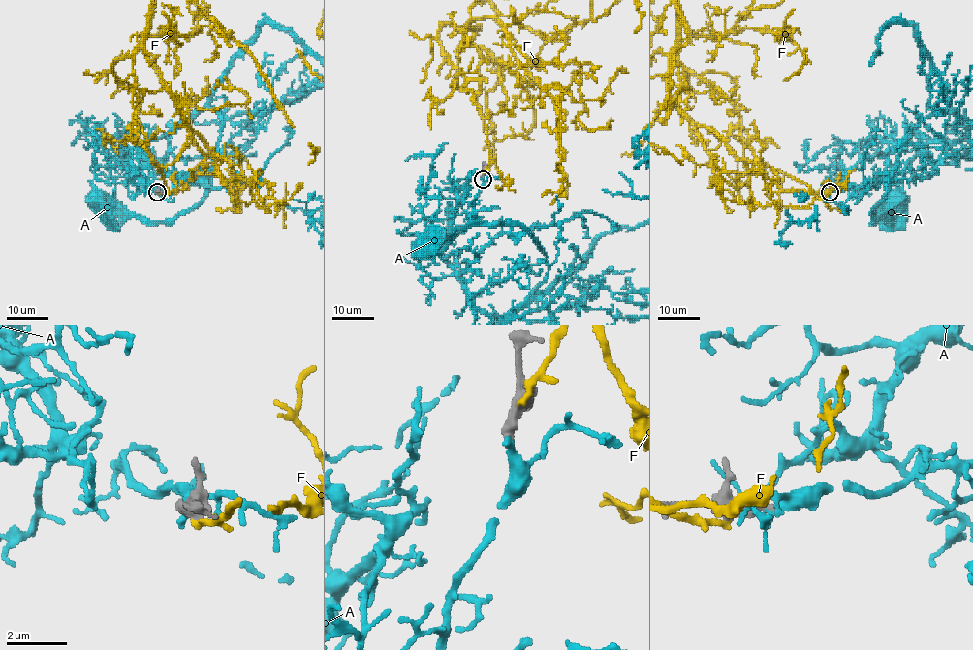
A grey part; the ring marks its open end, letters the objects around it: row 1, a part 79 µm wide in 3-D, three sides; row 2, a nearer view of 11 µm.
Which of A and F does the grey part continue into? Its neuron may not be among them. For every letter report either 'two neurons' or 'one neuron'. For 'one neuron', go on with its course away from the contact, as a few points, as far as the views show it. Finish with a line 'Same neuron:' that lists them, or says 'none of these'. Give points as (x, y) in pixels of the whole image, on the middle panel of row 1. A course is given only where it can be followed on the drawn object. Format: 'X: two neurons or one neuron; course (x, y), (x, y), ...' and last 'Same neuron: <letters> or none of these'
A: one neuron; course (482, 178), (467, 226), (439, 254), (492, 316), (544, 280), (547, 255), (519, 226), (466, 224), (429, 247)
F: two neurons
Same neuron: A

